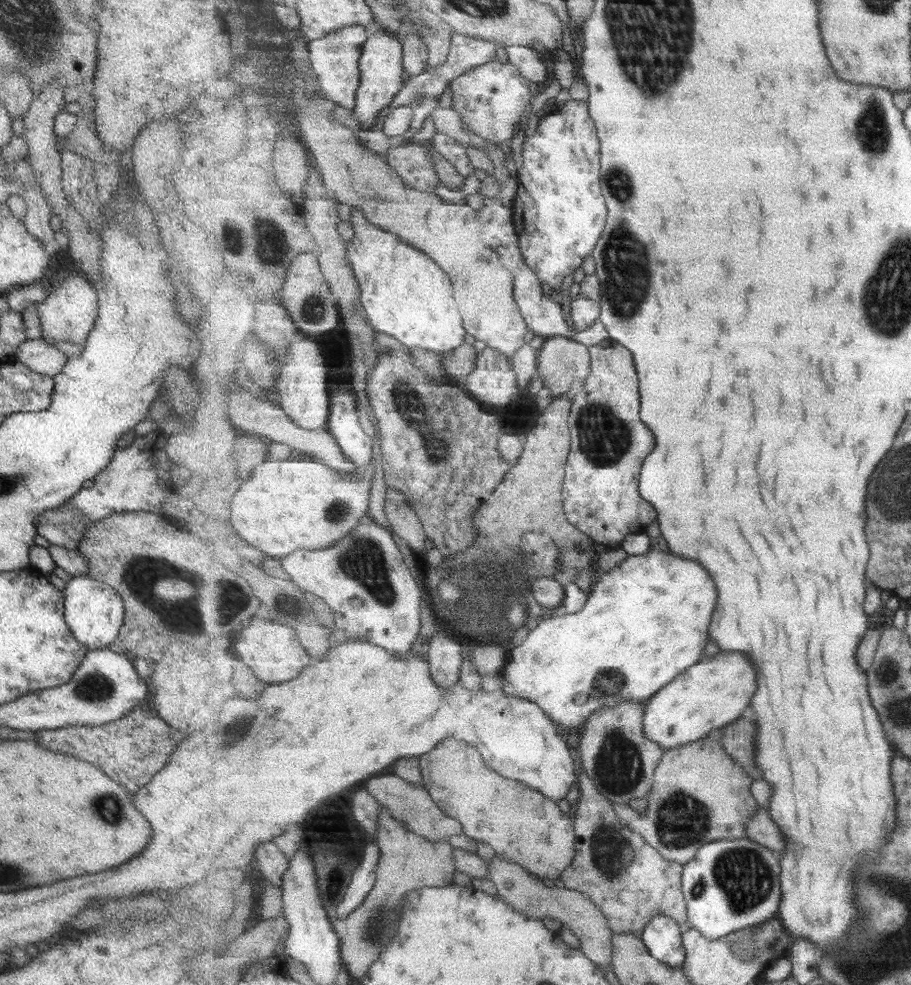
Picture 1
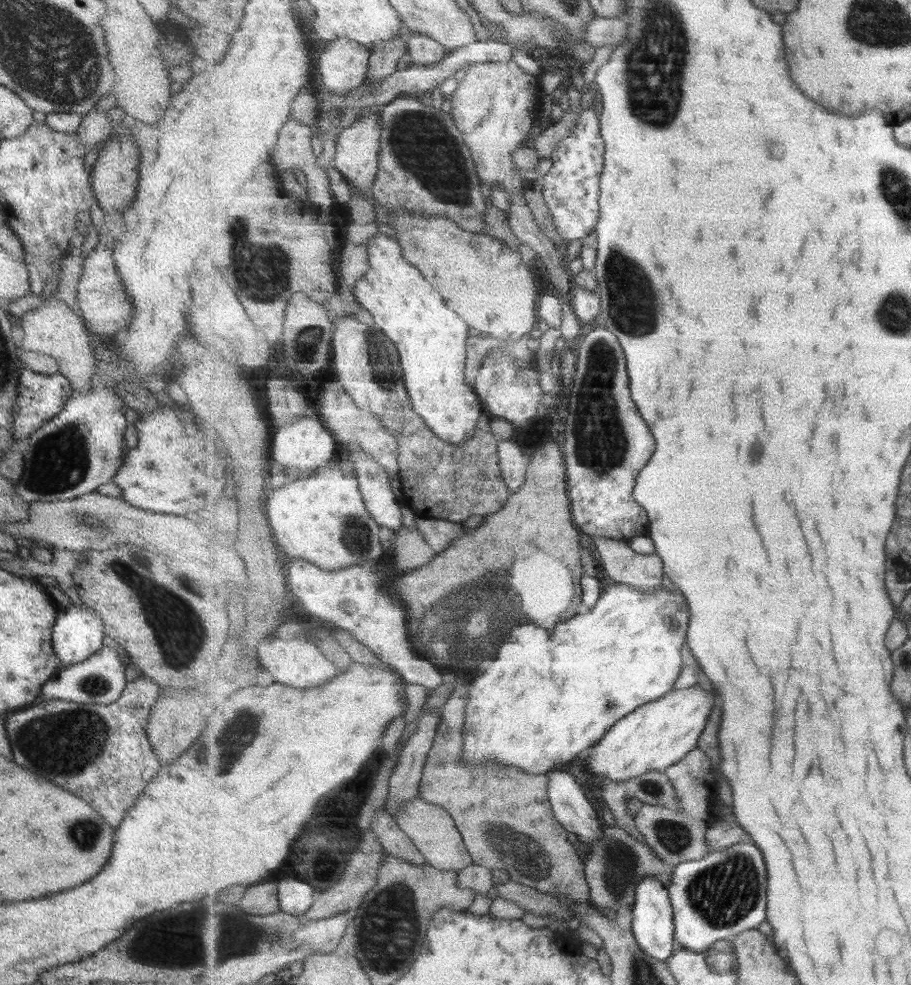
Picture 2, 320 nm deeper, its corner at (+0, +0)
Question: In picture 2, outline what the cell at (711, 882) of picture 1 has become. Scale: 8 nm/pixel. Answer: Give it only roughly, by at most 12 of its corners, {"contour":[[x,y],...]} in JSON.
{"contour":[[755,843],[674,866],[676,940],[706,952],[767,922]]}

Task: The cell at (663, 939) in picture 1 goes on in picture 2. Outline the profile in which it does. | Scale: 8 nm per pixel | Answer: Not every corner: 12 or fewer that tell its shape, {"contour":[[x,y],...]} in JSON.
{"contour":[[659,879],[637,885],[631,931],[652,958],[675,951],[670,890]]}

